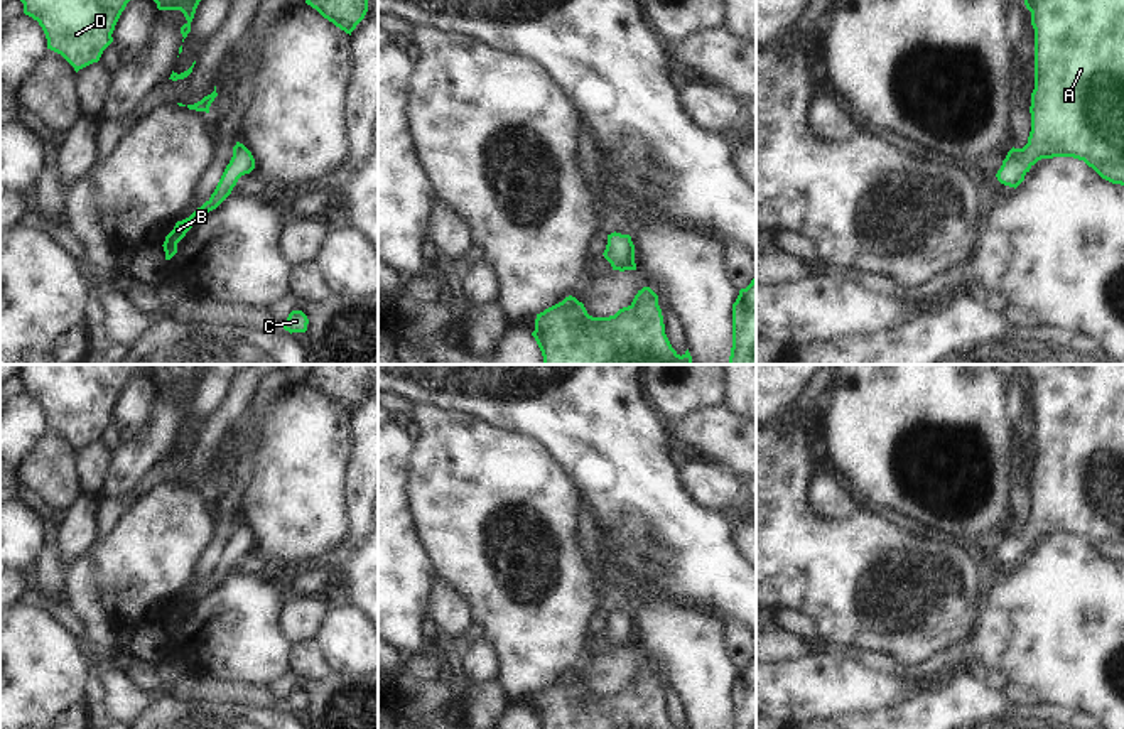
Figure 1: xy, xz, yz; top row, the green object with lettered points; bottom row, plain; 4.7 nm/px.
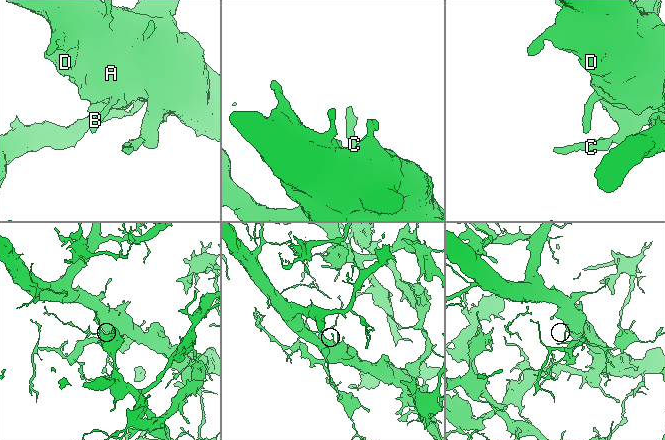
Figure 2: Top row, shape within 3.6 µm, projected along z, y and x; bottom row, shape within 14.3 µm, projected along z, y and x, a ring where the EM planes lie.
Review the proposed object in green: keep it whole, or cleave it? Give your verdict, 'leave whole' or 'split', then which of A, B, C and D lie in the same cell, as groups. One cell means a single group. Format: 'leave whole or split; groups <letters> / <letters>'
leave whole; groups A B C D

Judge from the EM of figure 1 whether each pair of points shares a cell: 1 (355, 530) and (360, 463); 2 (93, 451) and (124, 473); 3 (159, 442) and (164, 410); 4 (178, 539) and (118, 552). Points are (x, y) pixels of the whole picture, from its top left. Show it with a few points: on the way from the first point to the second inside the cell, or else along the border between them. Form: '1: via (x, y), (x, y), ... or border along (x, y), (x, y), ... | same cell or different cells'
1: via (360, 513), (360, 480) | same cell
2: border along (112, 453), (107, 478), (97, 496) | different cells
3: via (159, 434), (164, 419) | same cell
4: via (162, 539), (147, 552), (134, 552) | same cell

